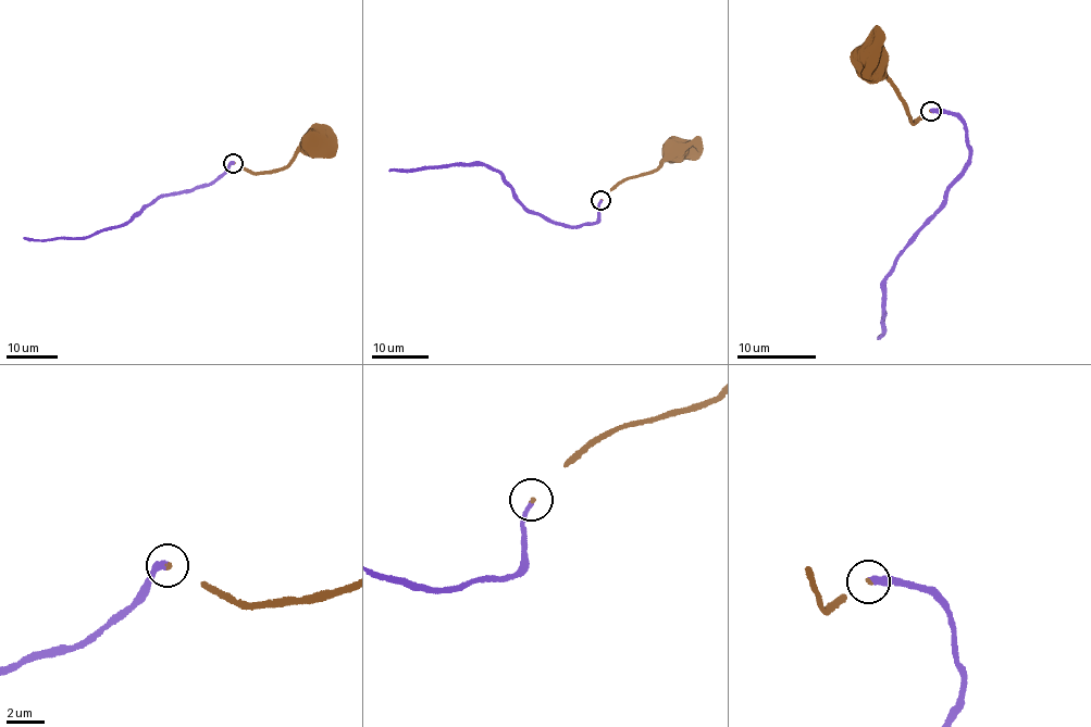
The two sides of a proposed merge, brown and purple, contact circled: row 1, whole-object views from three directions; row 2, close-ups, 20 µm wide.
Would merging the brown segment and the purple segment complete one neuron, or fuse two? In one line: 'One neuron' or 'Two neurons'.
One neuron

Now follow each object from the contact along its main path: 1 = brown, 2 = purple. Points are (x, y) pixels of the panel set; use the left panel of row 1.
1: (233, 162), (253, 173), (276, 172), (311, 145)
2: (233, 162), (211, 183), (160, 195), (116, 226), (82, 238), (23, 238)

